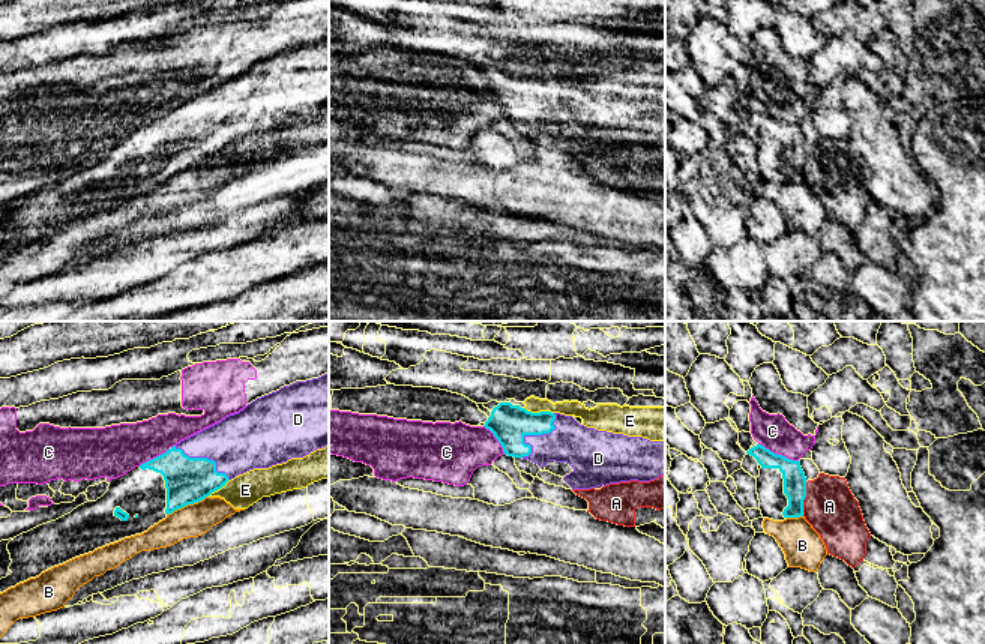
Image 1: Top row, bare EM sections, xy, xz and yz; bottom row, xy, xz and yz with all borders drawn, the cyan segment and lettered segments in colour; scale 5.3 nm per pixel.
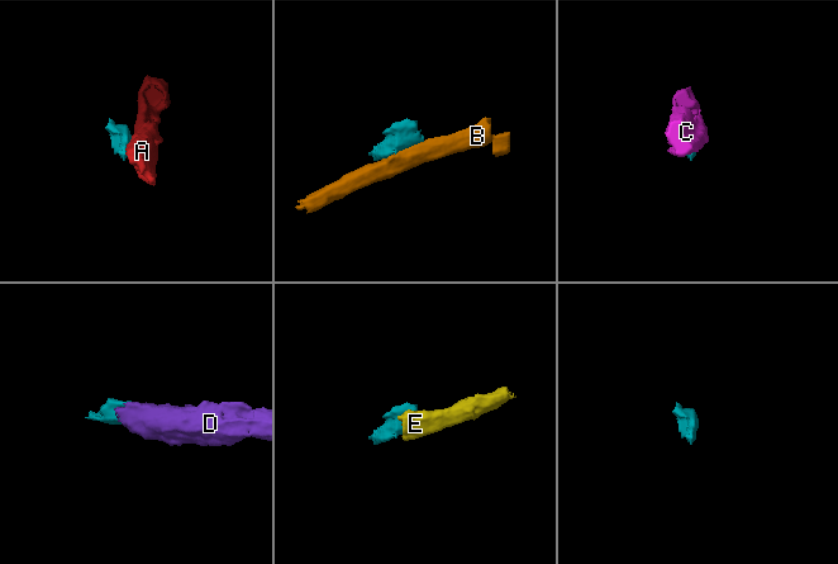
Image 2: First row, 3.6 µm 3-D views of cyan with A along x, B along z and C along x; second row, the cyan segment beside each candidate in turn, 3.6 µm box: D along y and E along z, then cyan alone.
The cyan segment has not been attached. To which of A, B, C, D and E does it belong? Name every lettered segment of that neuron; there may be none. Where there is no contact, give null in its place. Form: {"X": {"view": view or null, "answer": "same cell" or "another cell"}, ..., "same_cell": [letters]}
{"A": {"view": "yz", "answer": "another cell"}, "B": {"view": "xy", "answer": "another cell"}, "C": {"view": "yz", "answer": "another cell"}, "D": {"view": "xz", "answer": "same cell"}, "E": {"view": "xz", "answer": "another cell"}, "same_cell": ["D"]}

